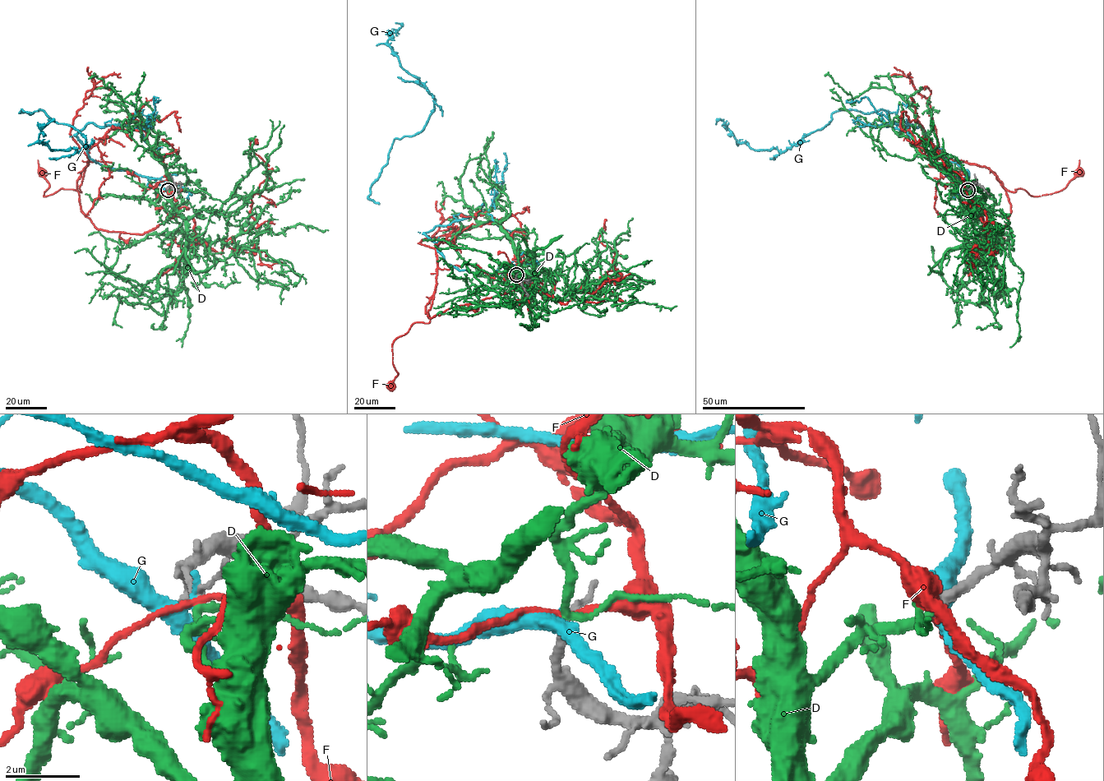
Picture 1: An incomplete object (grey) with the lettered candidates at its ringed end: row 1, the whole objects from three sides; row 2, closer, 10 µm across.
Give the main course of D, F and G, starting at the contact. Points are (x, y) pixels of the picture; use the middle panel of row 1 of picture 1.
D: (515, 274), (534, 273), (535, 288), (559, 299), (573, 288), (607, 290), (621, 309), (676, 306)
F: (515, 274), (523, 288), (431, 317), (429, 299), (430, 321), (414, 323), (394, 341), (391, 385)
G: (515, 274), (450, 265), (424, 234), (368, 197), (393, 141), (417, 134), (433, 108), (387, 43), (395, 22)

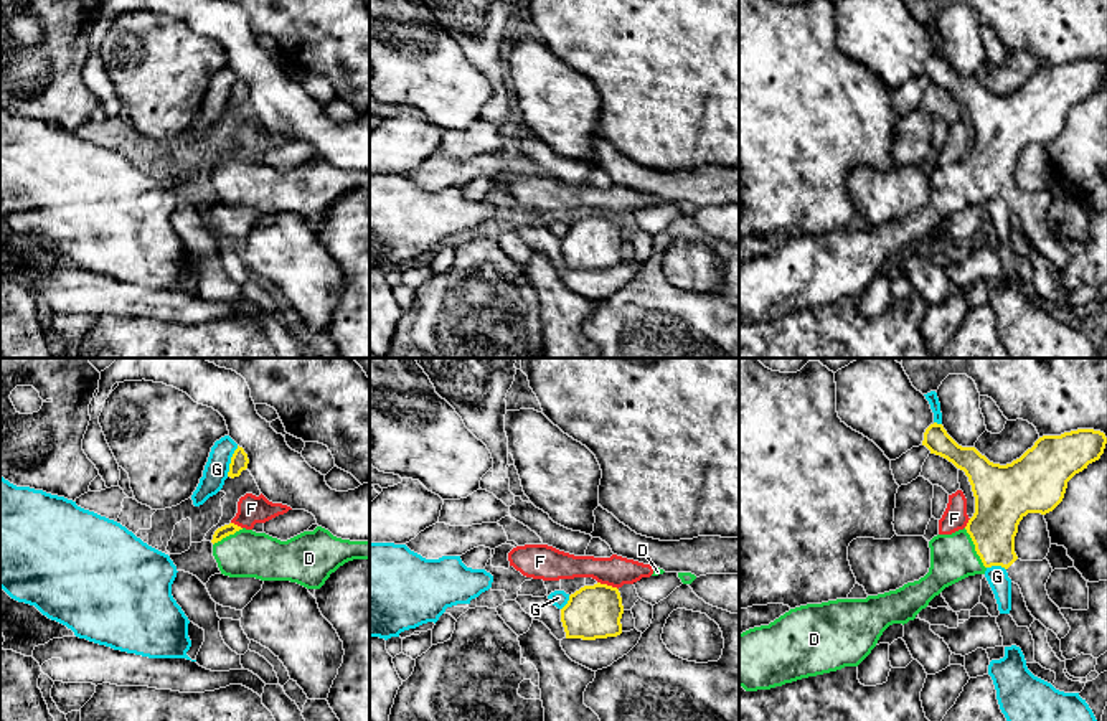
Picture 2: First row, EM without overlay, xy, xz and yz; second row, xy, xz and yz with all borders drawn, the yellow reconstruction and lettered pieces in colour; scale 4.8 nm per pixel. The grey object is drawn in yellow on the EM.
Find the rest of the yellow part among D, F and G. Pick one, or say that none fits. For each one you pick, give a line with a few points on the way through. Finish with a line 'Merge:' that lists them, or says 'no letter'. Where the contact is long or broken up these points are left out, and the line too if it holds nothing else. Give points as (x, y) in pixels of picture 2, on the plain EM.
D: across yz (1000, 134), (990, 164), (975, 179), (952, 187)
Merge: D

